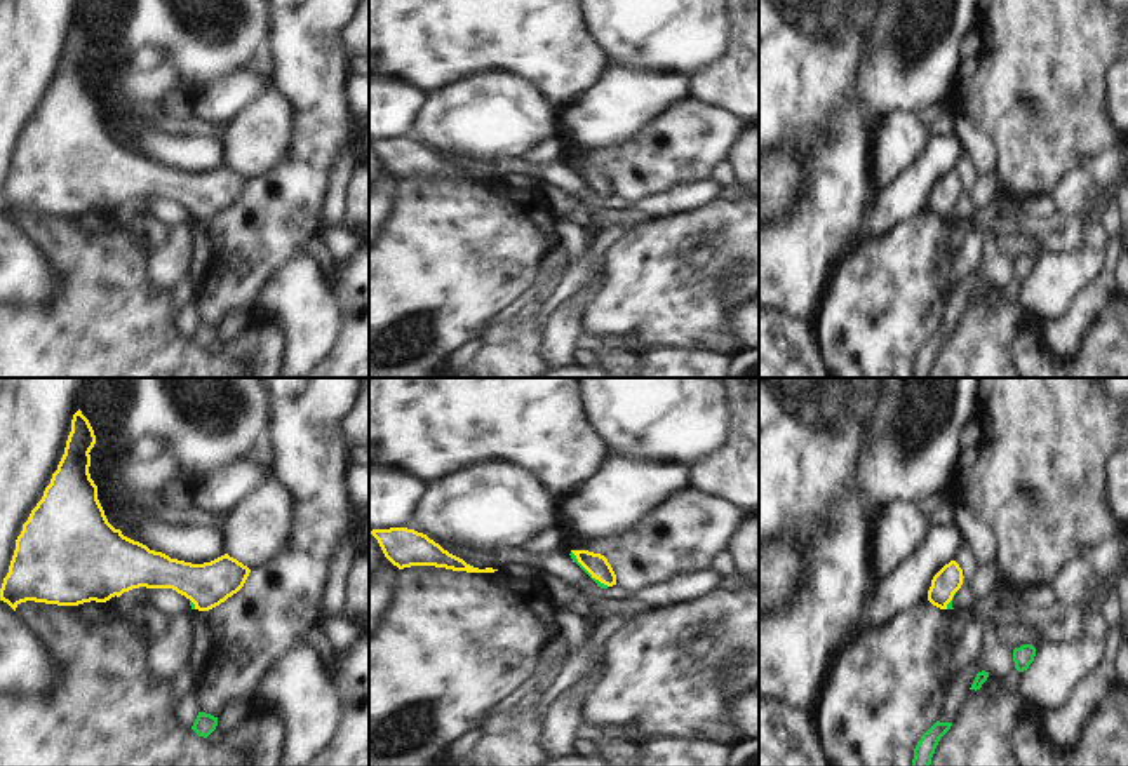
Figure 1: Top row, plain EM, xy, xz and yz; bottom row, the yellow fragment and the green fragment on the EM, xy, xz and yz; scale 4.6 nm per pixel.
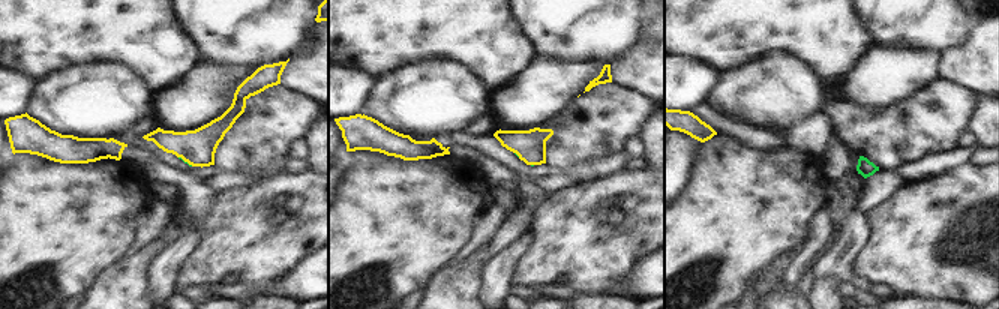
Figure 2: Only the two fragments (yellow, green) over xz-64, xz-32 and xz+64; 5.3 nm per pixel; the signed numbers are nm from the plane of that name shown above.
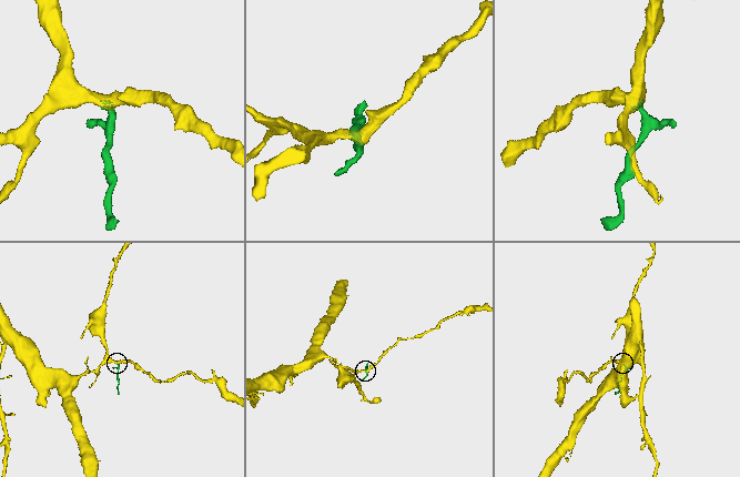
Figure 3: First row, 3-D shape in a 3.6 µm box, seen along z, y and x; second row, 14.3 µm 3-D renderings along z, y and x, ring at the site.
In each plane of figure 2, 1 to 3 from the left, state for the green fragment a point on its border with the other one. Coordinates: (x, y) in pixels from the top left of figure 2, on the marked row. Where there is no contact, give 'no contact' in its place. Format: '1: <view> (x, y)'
1: xz-64 (186, 161)
2: xz-32 (518, 155)
3: no contact

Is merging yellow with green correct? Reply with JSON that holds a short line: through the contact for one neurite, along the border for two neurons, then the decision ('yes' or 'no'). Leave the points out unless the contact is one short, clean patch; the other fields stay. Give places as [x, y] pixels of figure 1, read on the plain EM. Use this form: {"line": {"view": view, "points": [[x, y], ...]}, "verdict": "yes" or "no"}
{"line": {"view": "xz", "points": [[596, 174], [589, 181], [571, 164]]}, "verdict": "yes"}

